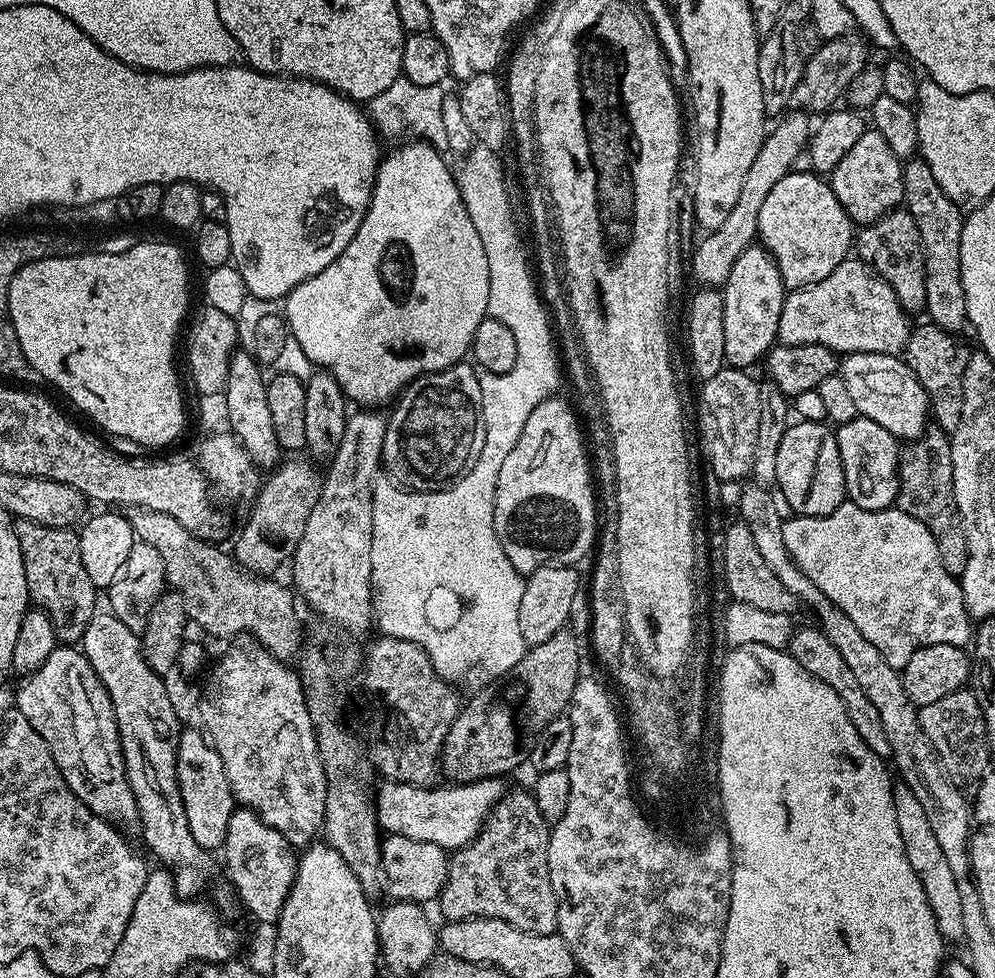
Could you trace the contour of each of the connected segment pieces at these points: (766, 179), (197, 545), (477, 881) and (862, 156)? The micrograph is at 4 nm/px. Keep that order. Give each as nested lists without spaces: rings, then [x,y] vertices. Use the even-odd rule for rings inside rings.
[[[794,110],[794,113],[787,113],[777,121],[778,126],[769,131],[763,143],[760,144],[758,157],[750,166],[746,179],[742,182],[742,190],[738,190],[738,202],[734,202],[730,215],[722,226],[709,231],[708,236],[692,252],[692,276],[697,280],[697,285],[719,289],[730,278],[730,268],[734,262],[738,262],[738,256],[742,250],[753,247],[757,239],[758,213],[761,212],[770,190],[793,171],[795,160],[802,153],[805,153],[807,144],[811,139],[812,121],[811,117],[802,110]]]
[[[129,507],[126,512],[132,535],[136,540],[146,542],[146,546],[154,546],[158,554],[162,554],[164,563],[164,579],[169,589],[180,593],[184,599],[184,605],[188,611],[189,621],[196,624],[204,632],[209,632],[212,636],[236,636],[239,632],[253,632],[255,643],[261,648],[268,649],[273,656],[282,661],[287,661],[288,656],[295,657],[302,648],[302,630],[300,634],[300,616],[296,613],[298,607],[297,597],[293,589],[287,583],[279,584],[276,578],[261,578],[256,574],[249,574],[241,569],[231,555],[219,552],[219,547],[213,546],[207,540],[201,540],[178,518],[170,518],[168,514],[155,512],[149,508]]]
[[[509,791],[496,803],[488,821],[466,847],[453,851],[448,862],[448,877],[438,897],[440,912],[445,921],[494,918],[535,936],[551,936],[558,929],[558,902],[550,882],[548,838],[550,825],[538,810],[531,791]]]
[[[874,130],[864,131],[862,138],[850,146],[846,158],[830,173],[830,183],[838,202],[842,202],[856,226],[872,224],[886,213],[897,211],[904,202],[904,164],[890,150],[890,142]]]

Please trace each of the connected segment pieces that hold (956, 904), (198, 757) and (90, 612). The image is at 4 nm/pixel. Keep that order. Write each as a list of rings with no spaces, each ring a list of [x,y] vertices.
[[[903,782],[893,787],[892,793],[894,794],[894,814],[898,814],[898,830],[902,834],[902,846],[906,846],[906,858],[910,866],[914,866],[914,874],[918,874],[918,882],[922,882],[922,890],[926,892],[926,902],[934,916],[937,930],[945,941],[963,941],[962,900],[958,898],[958,884],[946,862],[942,845],[938,842],[934,829],[926,818],[926,810],[922,810],[921,803],[914,796],[914,790],[908,788]]]
[[[181,731],[180,744],[176,748],[176,781],[186,810],[186,822],[190,822],[190,834],[194,834],[196,845],[205,850],[223,849],[234,811],[234,797],[222,758],[218,758],[203,731]]]
[[[17,519],[15,526],[22,550],[22,566],[26,570],[29,601],[50,618],[61,645],[79,645],[86,634],[86,626],[98,611],[98,589],[90,582],[86,566],[82,566],[79,535],[72,528],[51,528],[22,519]]]

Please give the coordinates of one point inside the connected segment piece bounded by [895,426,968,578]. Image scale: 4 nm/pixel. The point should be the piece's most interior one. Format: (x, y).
(926, 468)

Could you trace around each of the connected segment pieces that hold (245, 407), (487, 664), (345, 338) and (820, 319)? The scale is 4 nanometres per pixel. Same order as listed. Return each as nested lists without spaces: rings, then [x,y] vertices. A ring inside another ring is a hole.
[[[237,350],[230,358],[228,386],[223,394],[226,398],[226,410],[229,412],[228,427],[234,433],[246,454],[261,470],[272,470],[281,463],[282,449],[278,434],[274,434],[274,421],[270,418],[270,406],[266,403],[268,389],[265,377],[260,377],[261,365],[248,350]]]
[[[552,328],[547,332],[524,332],[524,337],[519,340],[518,358],[510,371],[506,374],[494,374],[486,371],[479,373],[480,385],[482,386],[484,445],[482,446],[482,454],[478,454],[478,462],[474,462],[474,466],[461,480],[457,480],[455,484],[438,492],[413,492],[395,482],[377,483],[372,490],[372,586],[374,589],[375,627],[381,628],[382,631],[380,632],[385,637],[404,639],[406,642],[416,643],[418,647],[424,648],[425,654],[433,663],[434,670],[442,679],[449,682],[464,680],[467,676],[474,675],[476,671],[481,672],[484,676],[492,676],[488,678],[503,677],[505,674],[511,673],[512,667],[521,660],[526,651],[522,630],[518,630],[518,606],[522,602],[525,577],[514,570],[510,558],[500,544],[500,539],[496,536],[494,494],[498,486],[498,470],[502,470],[502,462],[506,462],[510,450],[514,450],[514,442],[518,442],[518,438],[522,434],[522,426],[526,426],[526,418],[530,418],[534,406],[538,406],[557,391],[556,383],[560,380],[560,368],[556,365],[557,345],[554,344],[548,348],[548,345],[554,340],[544,340],[544,348],[532,348],[532,344],[540,344],[540,340],[528,340],[528,336],[554,336],[554,332]]]
[[[412,142],[416,144],[404,144],[397,152],[392,152],[383,157],[380,161],[379,168],[376,169],[376,184],[372,187],[372,200],[368,204],[368,213],[362,218],[362,222],[358,226],[358,230],[354,234],[354,238],[350,238],[350,242],[346,246],[346,250],[342,250],[342,254],[338,254],[338,258],[334,262],[330,262],[330,266],[326,266],[326,270],[322,270],[318,274],[314,274],[309,280],[303,280],[299,286],[292,289],[287,296],[283,297],[282,315],[285,320],[288,321],[288,331],[291,339],[298,342],[298,346],[302,346],[302,354],[306,354],[306,358],[310,358],[310,362],[317,368],[331,374],[333,378],[338,382],[338,386],[342,386],[345,397],[349,401],[357,400],[357,405],[360,406],[384,406],[388,399],[391,401],[393,398],[399,397],[403,393],[404,389],[412,383],[413,380],[417,380],[420,376],[427,376],[430,372],[440,372],[443,368],[450,367],[451,364],[459,364],[469,355],[472,347],[472,339],[474,334],[478,330],[478,326],[489,315],[487,306],[487,296],[490,294],[490,274],[488,273],[486,252],[482,248],[482,241],[478,236],[476,229],[474,228],[474,222],[471,221],[470,216],[467,213],[466,206],[463,204],[463,200],[460,197],[459,186],[457,184],[457,177],[452,177],[452,172],[448,169],[448,164],[443,160],[441,149],[432,147],[427,142]]]
[[[849,258],[836,267],[834,274],[826,274],[822,282],[791,289],[785,295],[782,314],[778,318],[778,340],[780,344],[821,344],[837,354],[880,352],[884,356],[900,356],[913,329],[908,320],[909,313],[905,312],[888,283],[873,274],[863,260]]]

